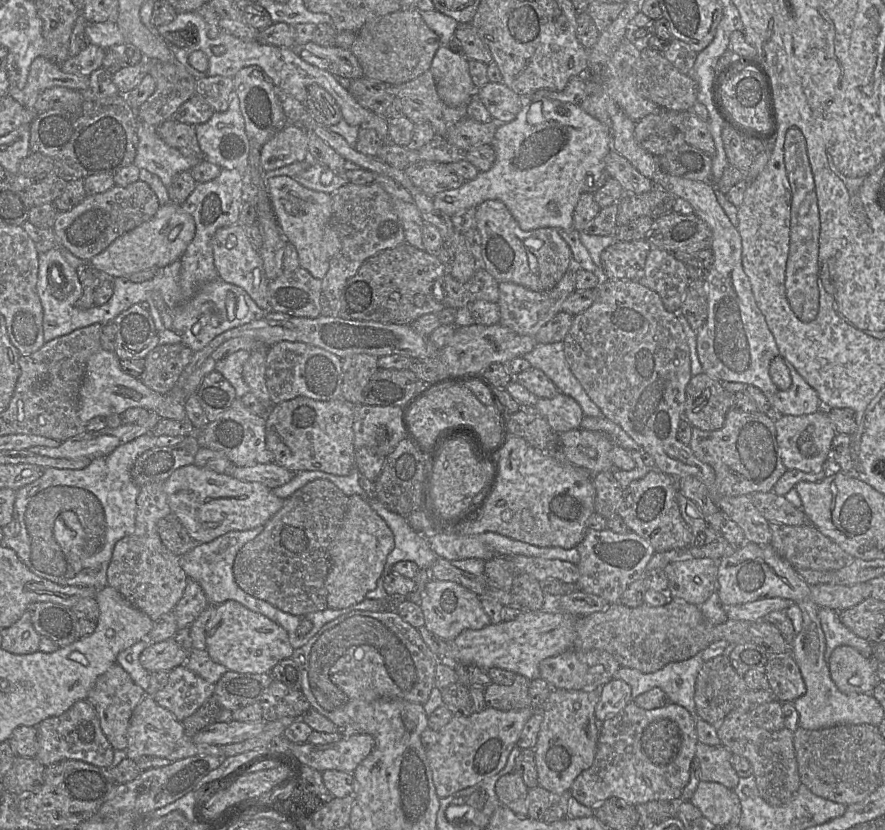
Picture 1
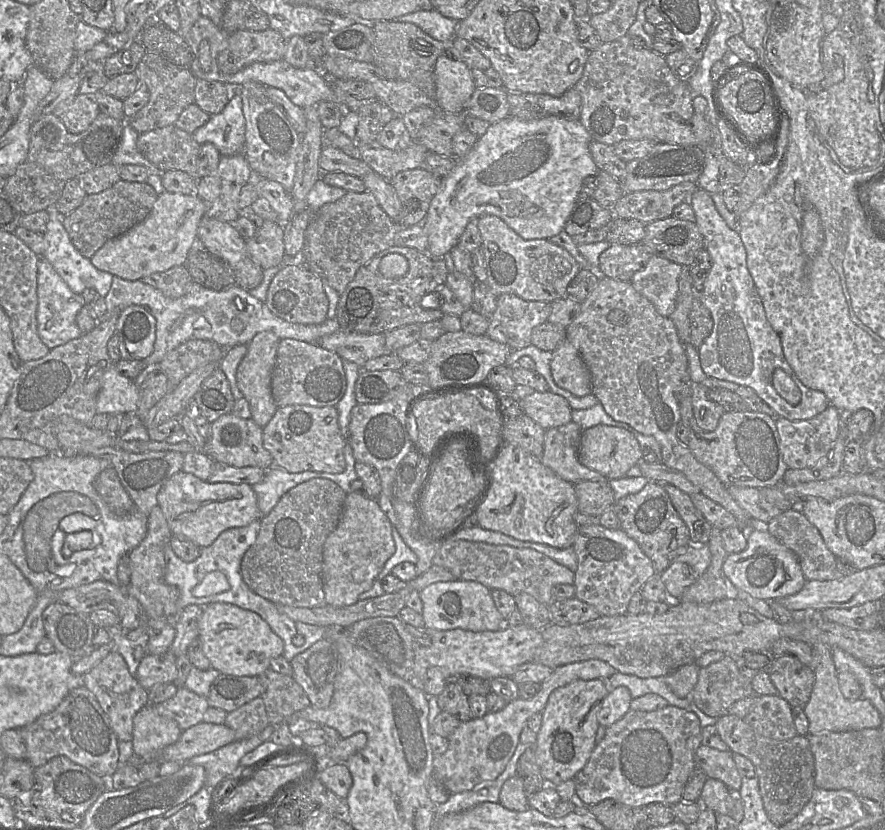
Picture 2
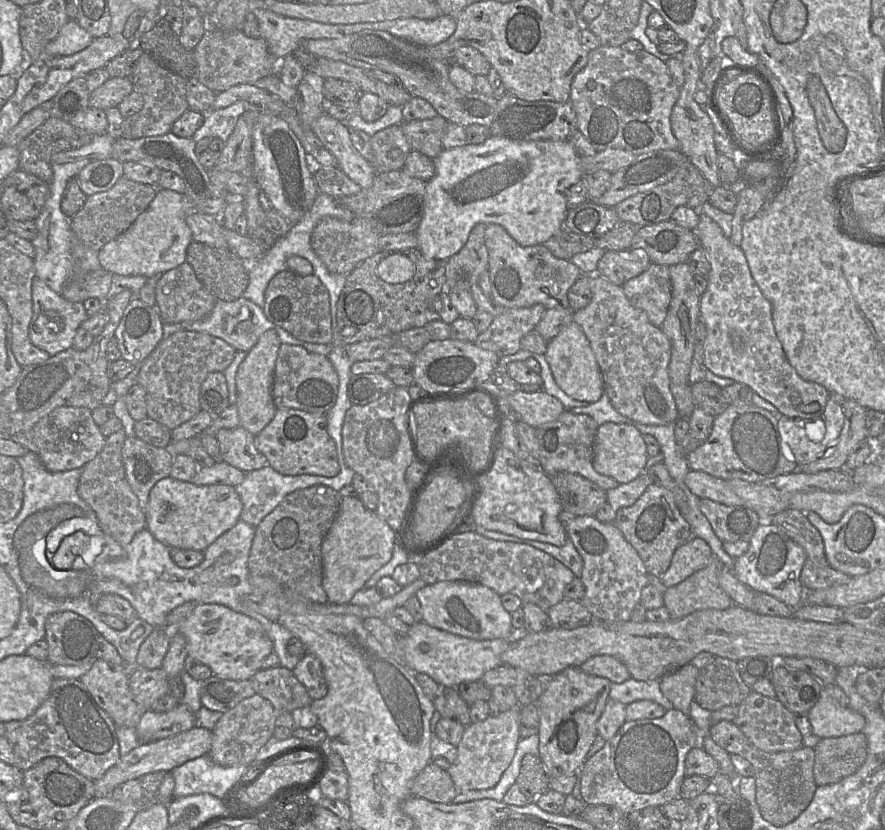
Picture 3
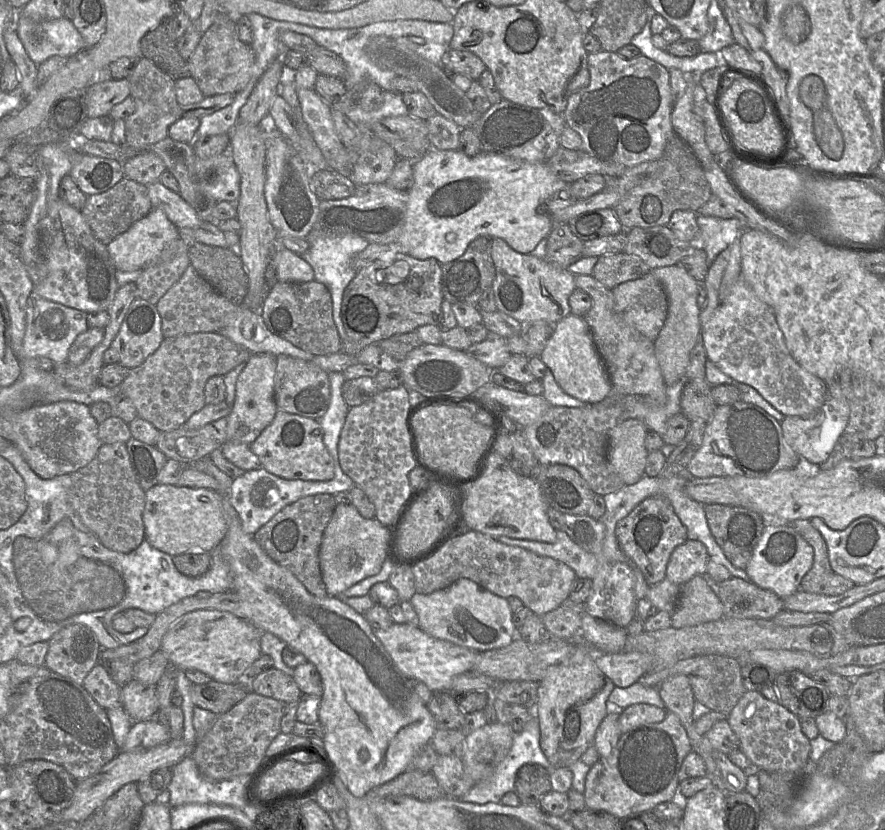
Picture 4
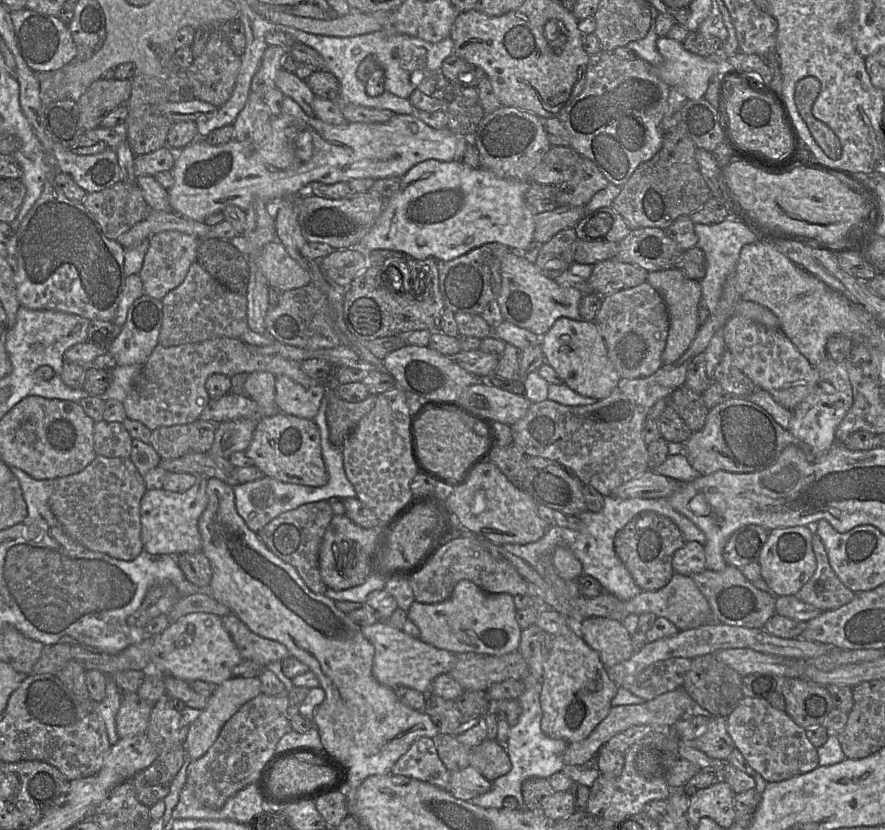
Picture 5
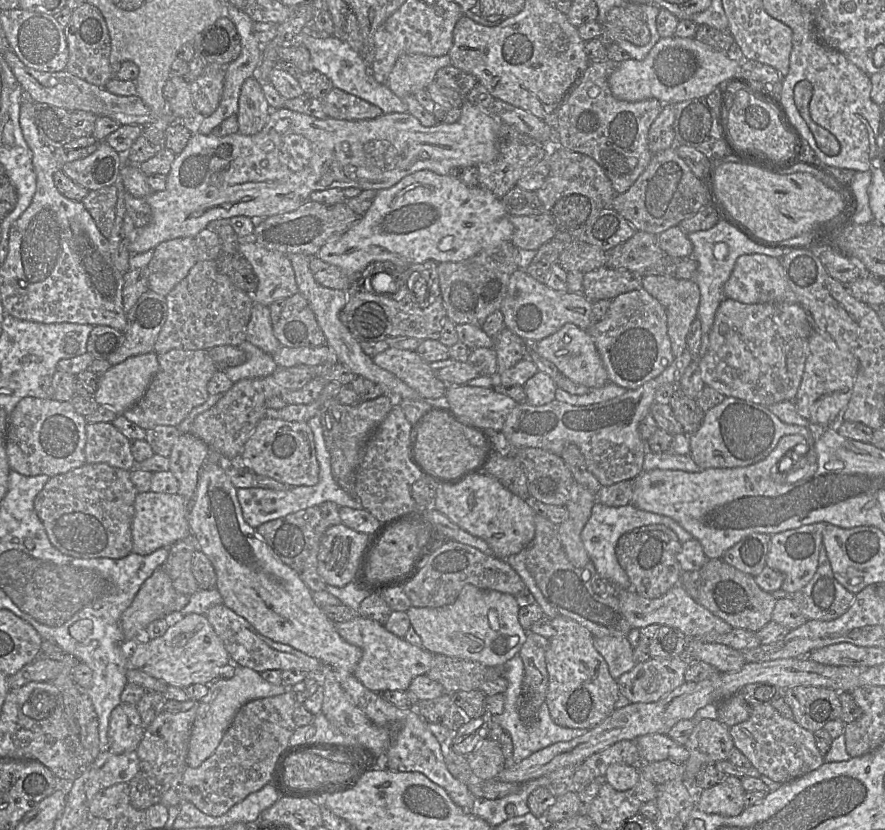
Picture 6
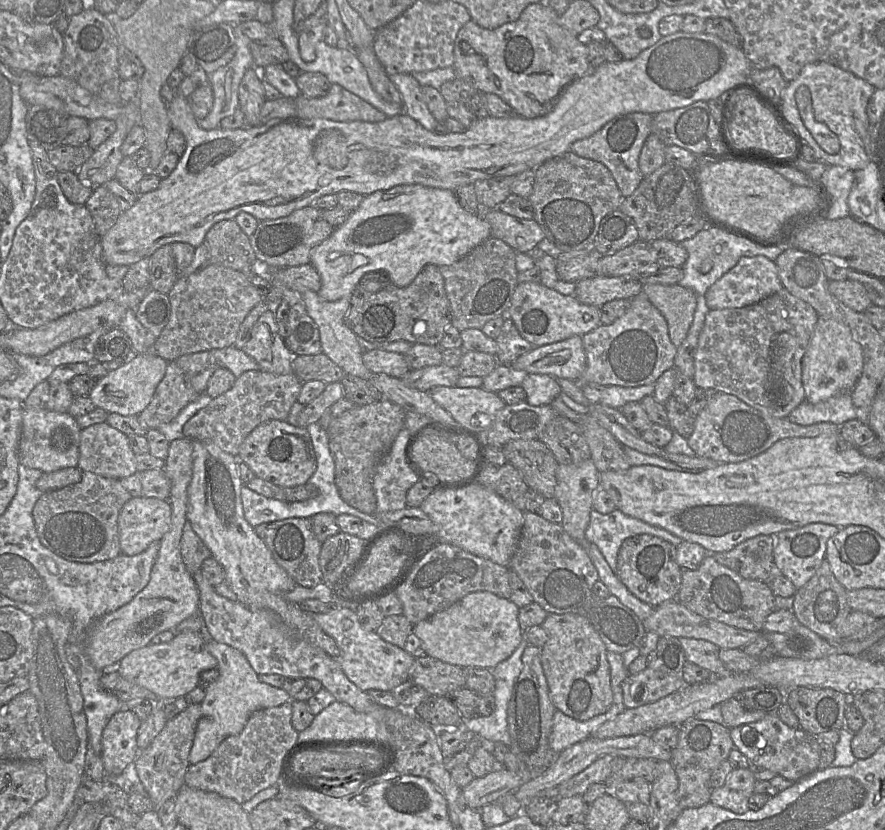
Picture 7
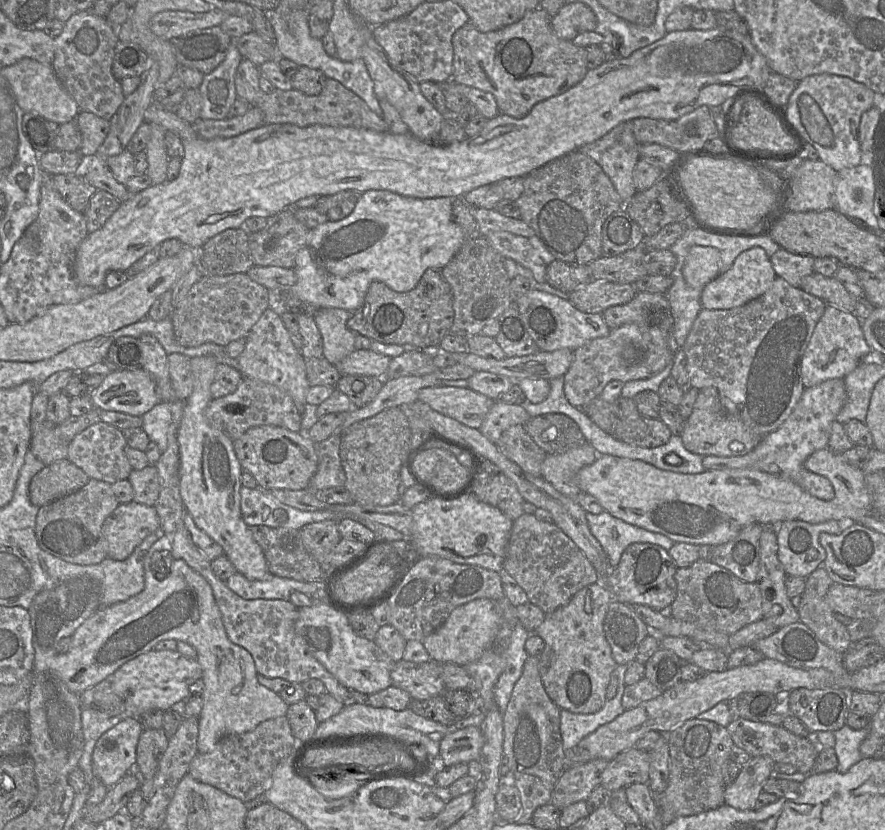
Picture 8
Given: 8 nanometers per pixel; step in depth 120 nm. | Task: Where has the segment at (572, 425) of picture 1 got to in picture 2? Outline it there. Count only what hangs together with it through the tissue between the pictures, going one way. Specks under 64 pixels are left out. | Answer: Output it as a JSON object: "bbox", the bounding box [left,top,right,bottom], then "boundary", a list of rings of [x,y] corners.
{"bbox":[519,391,572,429],"boundary":[[[535,391],[519,400],[524,414],[538,423],[543,429],[565,425],[572,421],[572,408],[561,395]]]}

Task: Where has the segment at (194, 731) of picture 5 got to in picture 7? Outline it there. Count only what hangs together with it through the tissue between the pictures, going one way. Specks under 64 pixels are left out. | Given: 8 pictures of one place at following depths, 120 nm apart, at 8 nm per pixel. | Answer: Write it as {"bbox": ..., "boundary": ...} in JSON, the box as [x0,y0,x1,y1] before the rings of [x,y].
{"bbox":[189,638,291,765],"boundary":[[[208,638],[206,649],[218,662],[219,677],[205,687],[205,698],[201,703],[201,717],[197,723],[193,744],[189,753],[190,765],[206,760],[228,736],[237,735],[244,729],[249,717],[257,710],[280,706],[291,700],[281,688],[258,680],[245,655],[226,644]]]}

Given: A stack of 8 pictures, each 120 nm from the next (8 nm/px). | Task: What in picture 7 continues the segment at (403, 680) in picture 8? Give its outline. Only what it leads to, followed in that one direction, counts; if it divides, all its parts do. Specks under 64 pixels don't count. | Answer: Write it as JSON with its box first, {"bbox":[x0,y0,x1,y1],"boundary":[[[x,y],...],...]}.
{"bbox":[409,655,465,696],"boundary":[[[426,655],[415,658],[409,680],[423,687],[430,696],[446,696],[465,687],[465,669]]]}

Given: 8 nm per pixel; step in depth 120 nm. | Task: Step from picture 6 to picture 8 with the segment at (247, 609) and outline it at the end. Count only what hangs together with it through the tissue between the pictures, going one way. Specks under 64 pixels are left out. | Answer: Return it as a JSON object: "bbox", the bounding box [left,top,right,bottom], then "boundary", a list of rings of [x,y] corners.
{"bbox":[177,357,272,580],"boundary":[[[213,357],[191,359],[194,387],[190,397],[184,402],[184,410],[177,433],[180,452],[180,495],[185,507],[199,529],[208,534],[222,546],[224,555],[231,561],[237,572],[249,580],[267,580],[272,576],[259,544],[254,540],[250,527],[243,520],[241,512],[240,489],[243,469],[234,450],[234,441],[218,429],[210,426],[205,418],[205,410],[212,400],[210,387],[219,362]]]}

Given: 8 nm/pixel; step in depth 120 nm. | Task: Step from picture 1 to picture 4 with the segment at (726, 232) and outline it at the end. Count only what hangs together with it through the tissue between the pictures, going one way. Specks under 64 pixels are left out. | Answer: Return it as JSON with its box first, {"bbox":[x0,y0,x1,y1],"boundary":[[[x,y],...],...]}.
{"bbox":[701,277,827,416],"boundary":[[[741,277],[737,280],[737,282],[731,287],[730,293],[728,296],[724,299],[722,304],[719,306],[719,308],[716,310],[716,312],[713,314],[711,319],[705,324],[701,325],[701,340],[703,341],[706,354],[707,354],[707,360],[713,362],[723,373],[730,376],[734,379],[734,382],[744,383],[751,387],[753,387],[755,390],[757,390],[771,405],[773,405],[779,412],[781,412],[783,415],[787,416],[810,416],[818,412],[821,407],[824,404],[825,398],[826,398],[826,391],[827,391],[827,383],[820,379],[819,377],[811,374],[807,370],[805,370],[791,355],[789,352],[784,335],[779,328],[775,314],[771,307],[763,302],[752,290],[752,288],[744,281],[744,279]]]}

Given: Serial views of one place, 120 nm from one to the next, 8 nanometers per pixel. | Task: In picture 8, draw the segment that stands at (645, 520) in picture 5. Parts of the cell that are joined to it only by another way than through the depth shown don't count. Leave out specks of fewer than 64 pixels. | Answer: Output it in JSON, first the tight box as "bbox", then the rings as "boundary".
{"bbox":[605,543,677,612],"boundary":[[[632,543],[623,551],[617,566],[611,568],[605,578],[605,586],[612,592],[613,600],[668,612],[677,594],[676,570],[674,560],[663,547],[651,543]]]}

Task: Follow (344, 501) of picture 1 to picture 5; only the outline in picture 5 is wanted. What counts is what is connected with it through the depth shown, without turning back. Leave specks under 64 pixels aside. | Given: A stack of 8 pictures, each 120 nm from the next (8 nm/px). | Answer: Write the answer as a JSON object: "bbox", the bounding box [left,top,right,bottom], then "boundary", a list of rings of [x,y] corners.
{"bbox":[257,501,333,595],"boundary":[[[328,501],[307,503],[280,514],[257,533],[265,546],[281,560],[292,565],[307,587],[319,595],[325,595],[328,589],[319,572],[319,551],[333,516]]]}

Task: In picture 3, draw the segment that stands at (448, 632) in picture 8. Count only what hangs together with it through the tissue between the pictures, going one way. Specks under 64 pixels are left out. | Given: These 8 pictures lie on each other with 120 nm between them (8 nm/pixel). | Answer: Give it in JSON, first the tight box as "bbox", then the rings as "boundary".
{"bbox":[415,581,516,643],"boundary":[[[442,581],[442,582],[437,582],[431,585],[424,586],[423,588],[417,591],[415,596],[417,597],[421,605],[422,622],[424,622],[425,624],[431,627],[434,627],[434,628],[437,628],[437,629],[440,629],[455,635],[459,635],[462,637],[475,639],[475,640],[492,640],[492,639],[500,638],[500,639],[507,640],[509,643],[516,641],[515,639],[513,639],[513,633],[512,633],[513,627],[511,624],[511,614],[503,607],[500,595],[498,595],[496,592],[494,592],[494,590],[492,590],[491,588],[487,586],[468,582],[468,581]]]}

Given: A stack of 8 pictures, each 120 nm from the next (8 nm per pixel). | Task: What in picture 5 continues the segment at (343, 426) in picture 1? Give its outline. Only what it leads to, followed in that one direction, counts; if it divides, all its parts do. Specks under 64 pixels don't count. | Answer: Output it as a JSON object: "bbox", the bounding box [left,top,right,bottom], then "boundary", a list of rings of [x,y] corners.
{"bbox":[245,412,329,487],"boundary":[[[282,412],[262,418],[257,422],[253,439],[245,454],[265,476],[284,483],[322,487],[329,481],[322,458],[319,429],[313,420]]]}

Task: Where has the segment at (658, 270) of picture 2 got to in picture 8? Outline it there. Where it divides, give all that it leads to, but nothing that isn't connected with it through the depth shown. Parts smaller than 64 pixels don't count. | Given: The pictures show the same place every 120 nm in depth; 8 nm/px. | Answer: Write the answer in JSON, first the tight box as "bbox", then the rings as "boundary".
{"bbox":[564,323,674,408],"boundary":[[[635,323],[624,324],[612,329],[605,337],[595,338],[574,350],[574,359],[564,375],[564,394],[568,402],[582,408],[593,399],[599,398],[605,386],[611,381],[647,379],[662,371],[669,364],[674,353],[668,346],[668,336],[657,327]]]}

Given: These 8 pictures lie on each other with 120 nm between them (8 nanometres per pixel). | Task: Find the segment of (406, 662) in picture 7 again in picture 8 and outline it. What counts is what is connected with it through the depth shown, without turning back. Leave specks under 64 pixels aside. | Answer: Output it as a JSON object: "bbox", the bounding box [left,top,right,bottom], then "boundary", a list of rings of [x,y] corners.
{"bbox":[294,588,396,694],"boundary":[[[320,588],[318,592],[314,595],[307,595],[313,597],[313,604],[309,607],[302,607],[298,609],[298,618],[296,619],[294,623],[294,631],[298,637],[300,637],[303,641],[304,648],[306,651],[313,656],[317,661],[319,661],[325,668],[326,670],[331,673],[337,681],[342,684],[344,687],[346,687],[348,690],[356,690],[360,693],[364,694],[374,694],[378,693],[381,690],[384,690],[390,686],[392,686],[392,681],[390,678],[390,672],[396,662],[392,661],[377,645],[374,641],[372,640],[367,640],[365,638],[362,638],[358,636],[352,627],[349,624],[348,616],[344,615],[343,613],[335,610],[332,608],[330,605],[327,604],[325,601],[323,595],[322,595],[322,589]]]}

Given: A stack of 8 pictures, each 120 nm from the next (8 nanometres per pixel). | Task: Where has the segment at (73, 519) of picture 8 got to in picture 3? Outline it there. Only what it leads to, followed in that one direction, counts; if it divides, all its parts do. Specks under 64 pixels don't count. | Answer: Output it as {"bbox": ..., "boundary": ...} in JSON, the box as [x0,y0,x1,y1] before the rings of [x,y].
{"bbox":[77,429,146,546],"boundary":[[[123,429],[107,437],[102,451],[82,468],[77,488],[80,498],[96,514],[102,531],[122,546],[128,545],[138,532],[146,528],[146,514],[126,479],[121,456],[125,440]]]}

